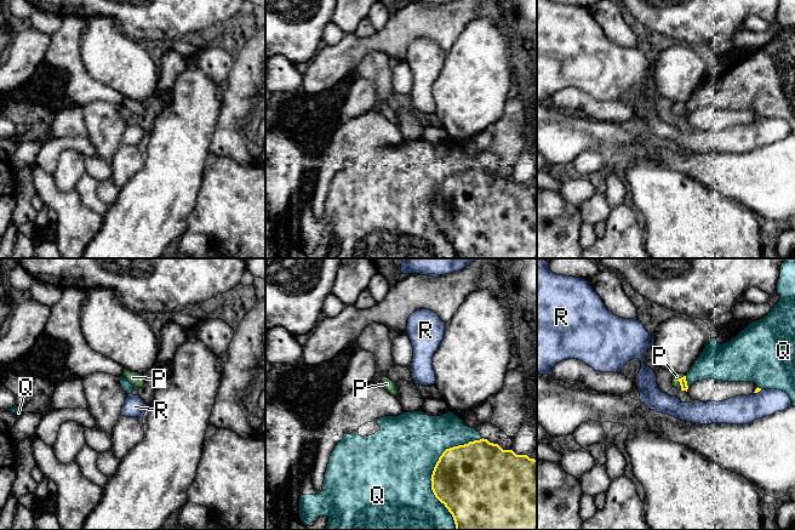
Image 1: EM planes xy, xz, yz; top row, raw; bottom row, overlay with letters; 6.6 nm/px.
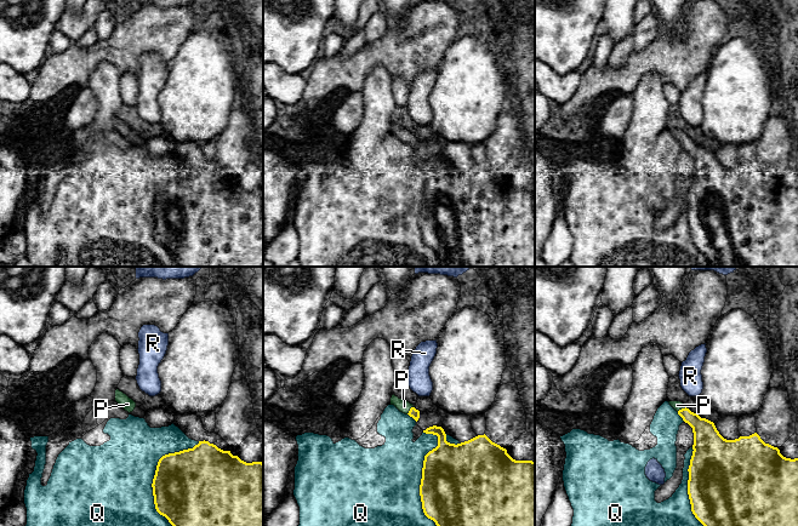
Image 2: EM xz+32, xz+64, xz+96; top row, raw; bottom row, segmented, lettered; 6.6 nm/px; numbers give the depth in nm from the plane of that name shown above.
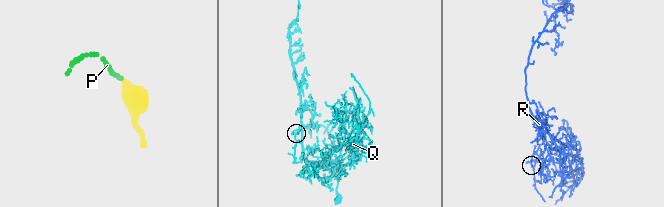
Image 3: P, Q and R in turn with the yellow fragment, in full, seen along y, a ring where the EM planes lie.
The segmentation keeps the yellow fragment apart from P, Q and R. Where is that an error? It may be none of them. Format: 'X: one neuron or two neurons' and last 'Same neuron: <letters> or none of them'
P: one neuron
Q: two neurons
R: two neurons
Same neuron: P

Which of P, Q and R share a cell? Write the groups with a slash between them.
P / Q / R

